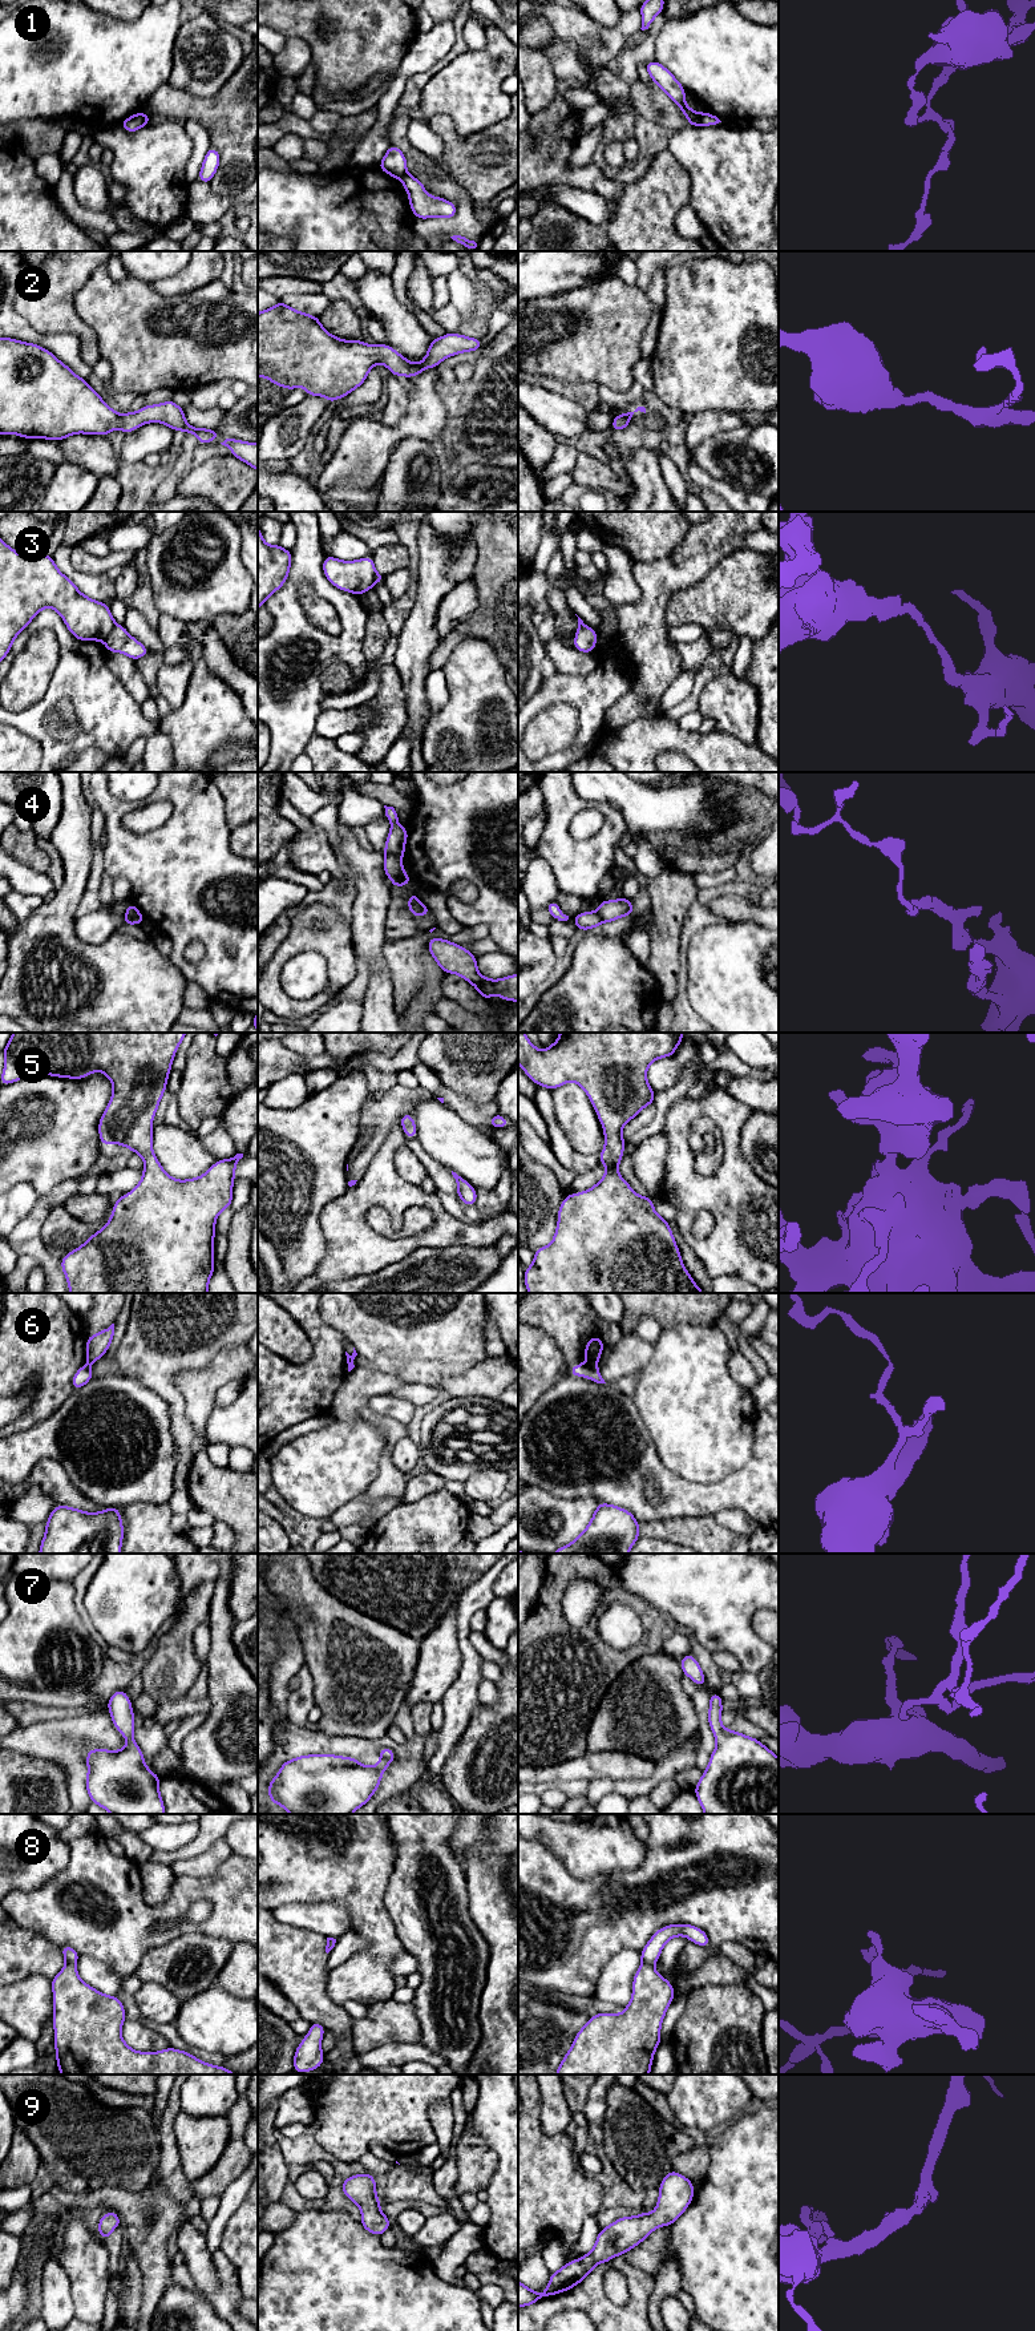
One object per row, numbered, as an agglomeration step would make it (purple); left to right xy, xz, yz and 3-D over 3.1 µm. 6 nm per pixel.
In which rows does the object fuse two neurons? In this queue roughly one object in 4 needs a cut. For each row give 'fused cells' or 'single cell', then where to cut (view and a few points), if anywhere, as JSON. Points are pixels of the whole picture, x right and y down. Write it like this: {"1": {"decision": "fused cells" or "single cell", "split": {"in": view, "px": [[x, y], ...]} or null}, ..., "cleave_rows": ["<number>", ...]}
{"1": {"decision": "fused cells", "split": {"in": "yz", "px": [[700, 113], [703, 124]]}}, "2": {"decision": "single cell", "split": null}, "3": {"decision": "fused cells", "split": {"in": "xy", "px": [[116, 625], [102, 641]]}}, "4": {"decision": "fused cells", "split": {"in": "xz", "px": [[385, 853], [393, 853], [400, 857]]}}, "5": {"decision": "single cell", "split": null}, "6": {"decision": "fused cells", "split": {"in": "yz", "px": [[589, 1362], [595, 1365]]}}, "7": {"decision": "single cell", "split": null}, "8": {"decision": "fused cells", "split": {"in": "yz", "px": [[642, 1962], [653, 1966]]}}, "9": {"decision": "single cell", "split": null}, "cleave_rows": ["1", "3", "4", "6", "8"]}

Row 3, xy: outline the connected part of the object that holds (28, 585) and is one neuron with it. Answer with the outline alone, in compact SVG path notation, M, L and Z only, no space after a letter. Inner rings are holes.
M0 538L0 662L8 655L19 633L45 607L56 610L76 639L104 642L116 622L109 605L84 595L56 566L52 556L24 557Z

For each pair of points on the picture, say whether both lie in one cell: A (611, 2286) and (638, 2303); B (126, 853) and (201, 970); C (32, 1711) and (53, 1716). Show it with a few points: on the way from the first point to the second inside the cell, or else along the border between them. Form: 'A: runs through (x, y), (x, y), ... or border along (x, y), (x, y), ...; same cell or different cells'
A: border along (613, 2269), (626, 2281), (627, 2301), (622, 2306); different cells
B: runs through (156, 883), (210, 937), (210, 941); same cell
C: runs through (37, 1715), (48, 1715); same cell

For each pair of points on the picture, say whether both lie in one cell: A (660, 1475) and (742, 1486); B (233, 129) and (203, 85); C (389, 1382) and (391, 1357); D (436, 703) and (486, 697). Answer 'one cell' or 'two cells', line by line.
A: one cell
B: two cells
C: two cells
D: two cells

